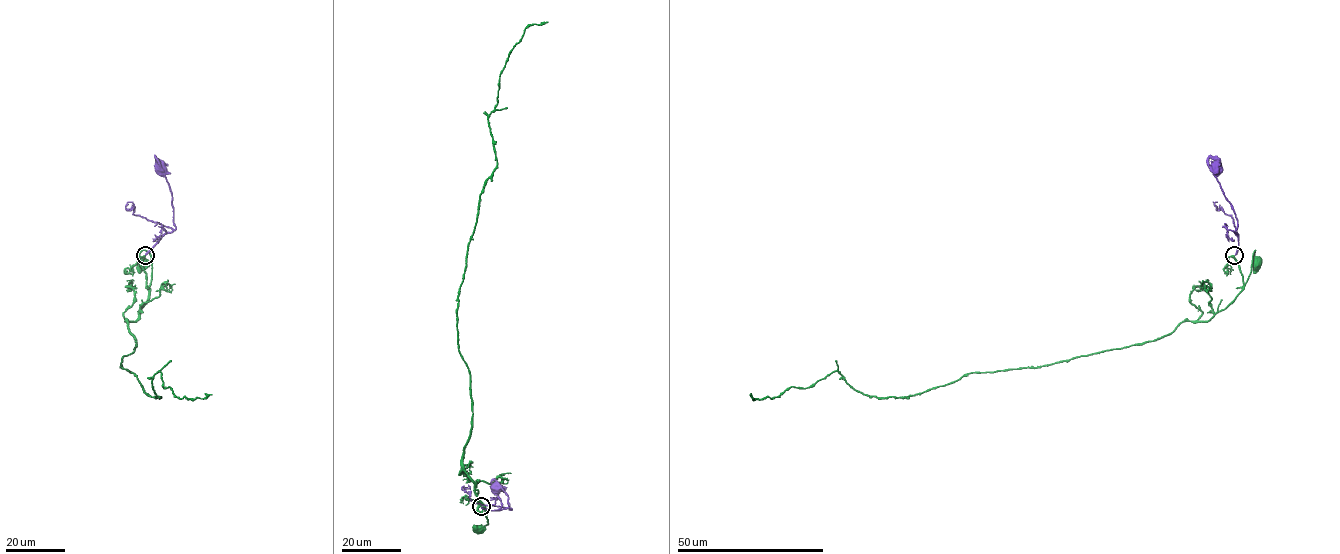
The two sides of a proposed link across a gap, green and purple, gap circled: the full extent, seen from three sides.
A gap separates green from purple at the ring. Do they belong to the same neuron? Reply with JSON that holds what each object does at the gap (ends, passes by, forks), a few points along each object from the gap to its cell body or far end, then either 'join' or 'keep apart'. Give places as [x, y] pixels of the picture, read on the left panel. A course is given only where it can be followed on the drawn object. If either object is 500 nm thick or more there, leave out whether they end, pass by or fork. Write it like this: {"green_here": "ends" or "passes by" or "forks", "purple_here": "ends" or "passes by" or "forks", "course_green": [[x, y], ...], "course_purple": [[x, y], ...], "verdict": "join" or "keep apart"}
{"course_green": [[144, 256], [141, 267], [148, 286], [152, 258], [145, 250], [140, 253], [142, 264]], "course_purple": [[145, 255], [163, 235], [175, 228], [172, 192], [159, 167]], "verdict": "keep apart"}

